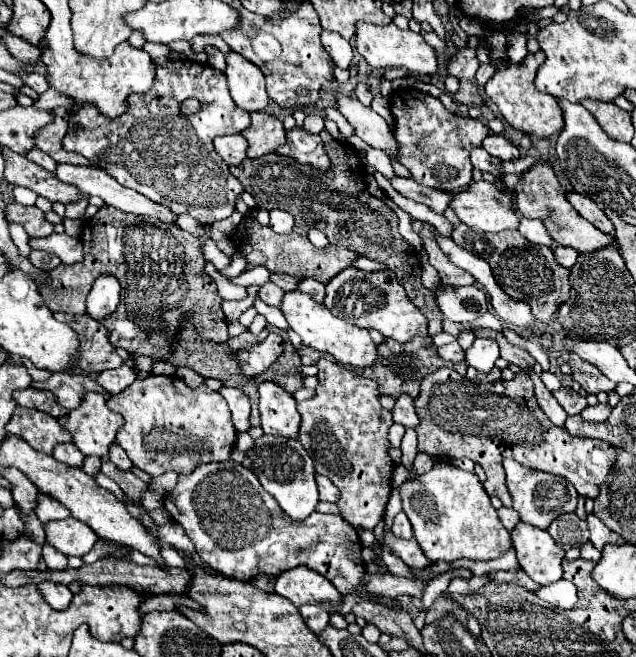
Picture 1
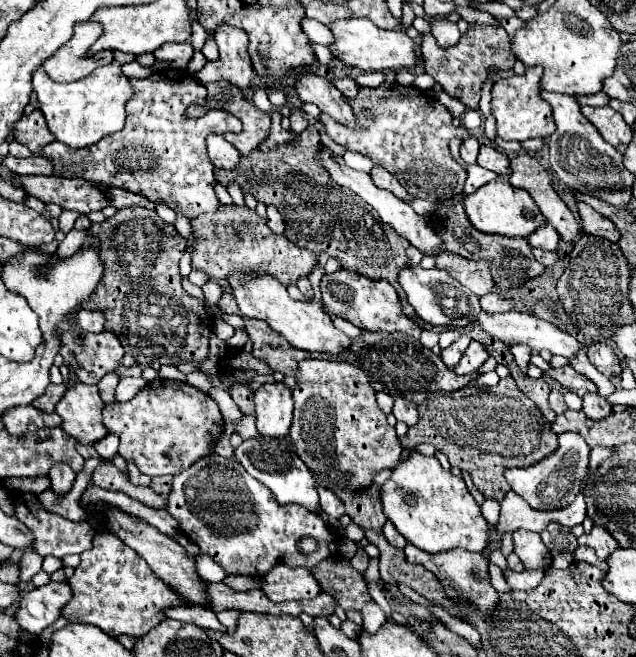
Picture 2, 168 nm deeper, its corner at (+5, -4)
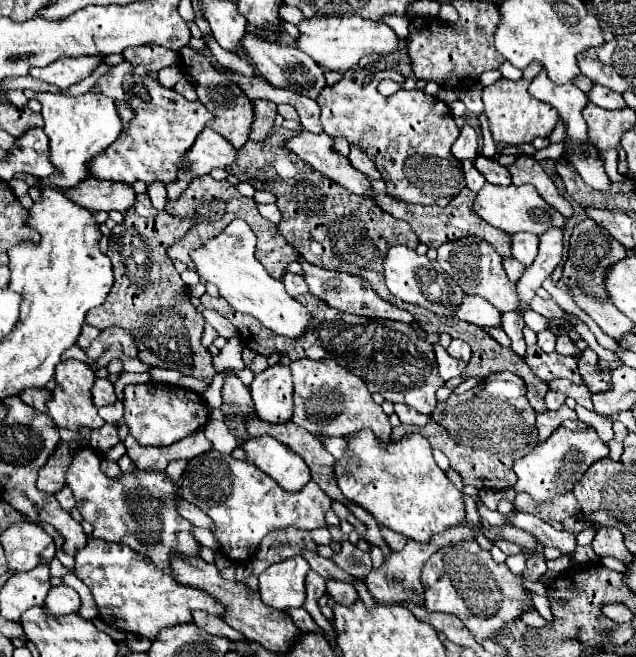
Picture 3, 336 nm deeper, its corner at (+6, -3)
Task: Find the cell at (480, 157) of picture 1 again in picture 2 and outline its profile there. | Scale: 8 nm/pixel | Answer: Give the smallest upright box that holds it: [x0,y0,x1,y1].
[460,138,480,164]

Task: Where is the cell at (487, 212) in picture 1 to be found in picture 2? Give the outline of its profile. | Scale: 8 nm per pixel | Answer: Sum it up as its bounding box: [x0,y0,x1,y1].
[464,178,544,236]

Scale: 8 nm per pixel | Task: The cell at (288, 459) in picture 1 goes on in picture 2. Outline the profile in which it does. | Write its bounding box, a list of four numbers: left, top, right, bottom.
[234,436,322,514]

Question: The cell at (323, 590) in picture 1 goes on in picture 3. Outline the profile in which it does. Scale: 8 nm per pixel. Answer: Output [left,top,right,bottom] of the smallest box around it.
[257,555,309,609]

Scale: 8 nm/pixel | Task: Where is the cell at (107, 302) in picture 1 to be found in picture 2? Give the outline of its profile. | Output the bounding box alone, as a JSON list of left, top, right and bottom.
[76,308,104,332]

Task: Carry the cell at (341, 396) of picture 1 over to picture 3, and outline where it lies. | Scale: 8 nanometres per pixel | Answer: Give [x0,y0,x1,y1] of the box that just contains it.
[291,359,391,443]

